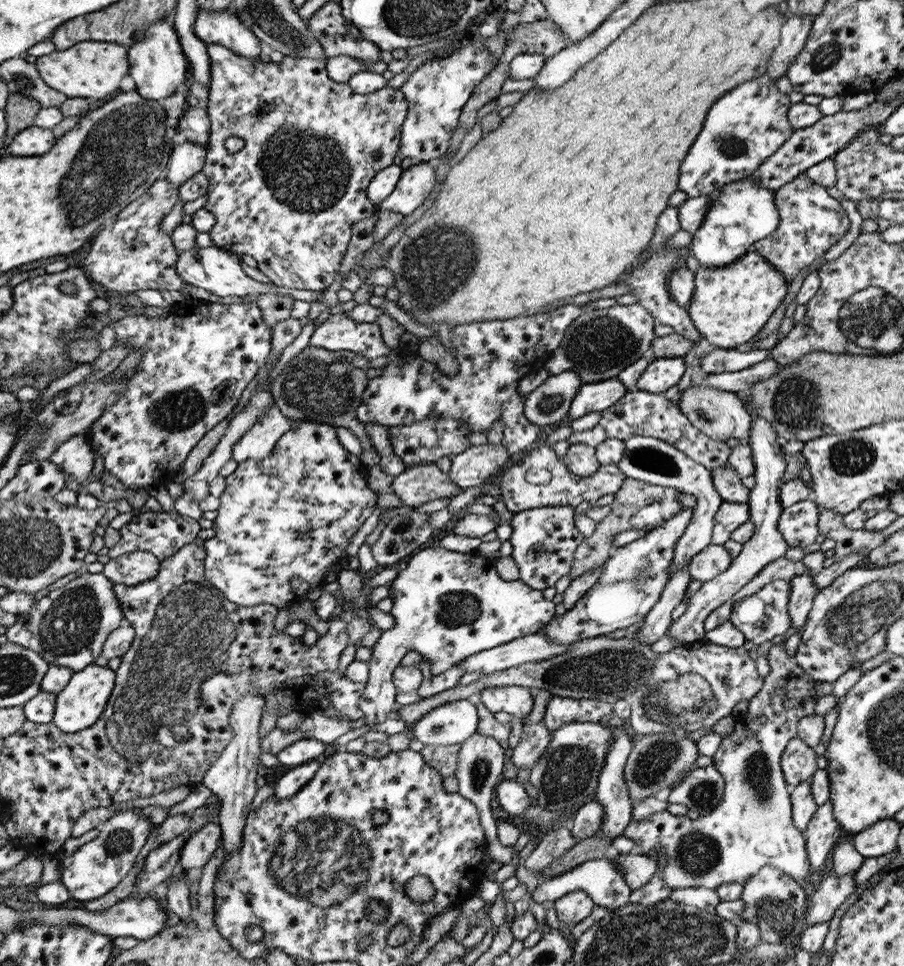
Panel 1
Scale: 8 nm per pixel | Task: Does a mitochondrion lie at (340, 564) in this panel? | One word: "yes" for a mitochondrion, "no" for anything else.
no

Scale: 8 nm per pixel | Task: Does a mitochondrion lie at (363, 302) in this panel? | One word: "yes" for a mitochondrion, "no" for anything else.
no

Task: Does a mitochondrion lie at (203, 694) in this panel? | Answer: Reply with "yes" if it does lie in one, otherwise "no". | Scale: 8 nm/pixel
yes

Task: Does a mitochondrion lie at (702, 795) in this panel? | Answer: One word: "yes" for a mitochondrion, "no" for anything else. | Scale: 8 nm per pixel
yes

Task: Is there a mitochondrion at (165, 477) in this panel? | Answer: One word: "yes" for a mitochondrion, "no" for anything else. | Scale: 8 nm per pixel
no

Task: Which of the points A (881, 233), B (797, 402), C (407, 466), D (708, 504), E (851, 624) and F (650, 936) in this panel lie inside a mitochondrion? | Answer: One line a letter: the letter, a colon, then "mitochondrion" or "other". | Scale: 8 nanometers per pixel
A: other
B: mitochondrion
C: other
D: other
E: mitochondrion
F: mitochondrion

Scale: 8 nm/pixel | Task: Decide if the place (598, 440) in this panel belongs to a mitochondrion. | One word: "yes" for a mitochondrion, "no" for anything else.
no

